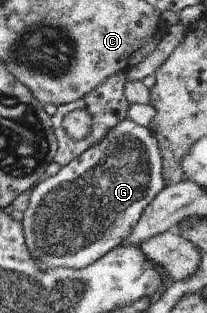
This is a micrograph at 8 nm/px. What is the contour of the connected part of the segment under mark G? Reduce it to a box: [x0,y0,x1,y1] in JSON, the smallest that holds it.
[20,117,165,271]

